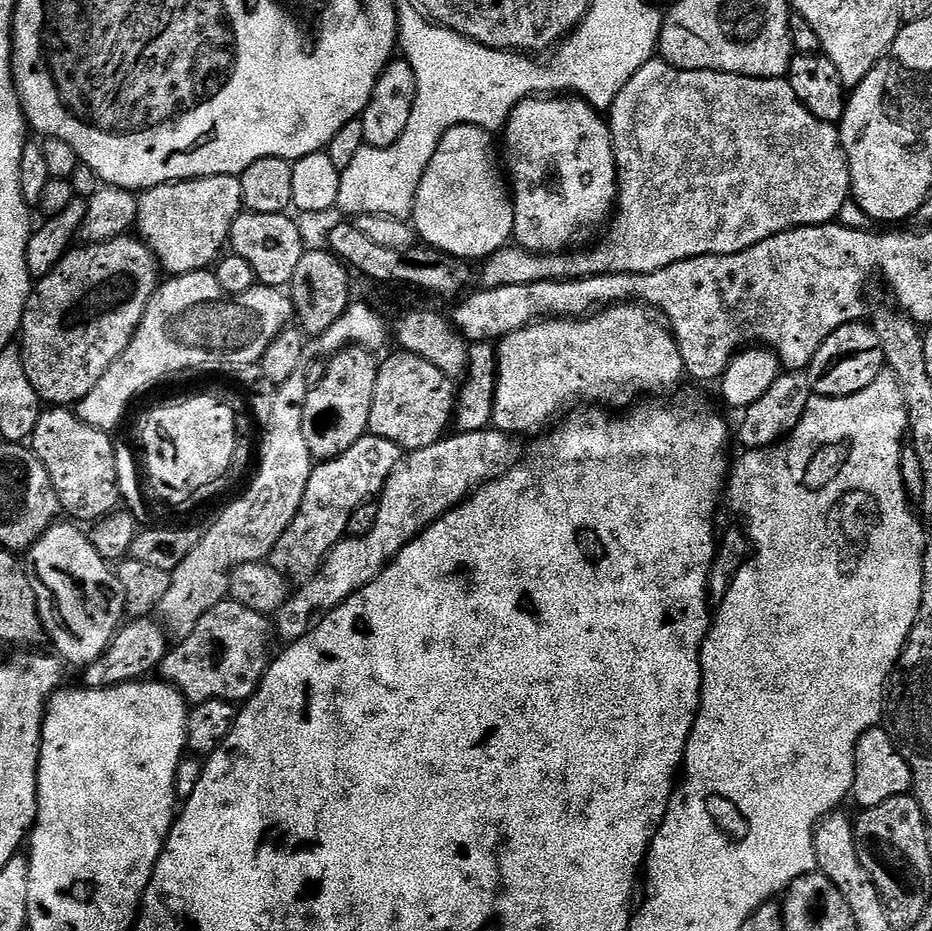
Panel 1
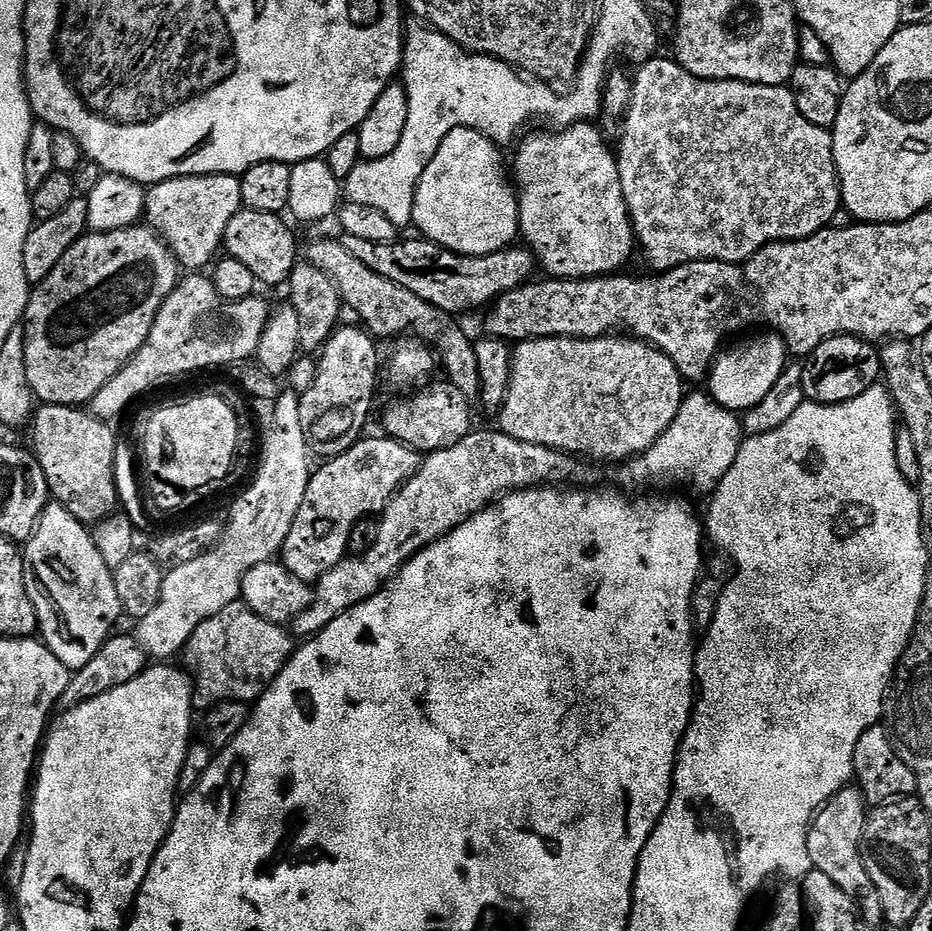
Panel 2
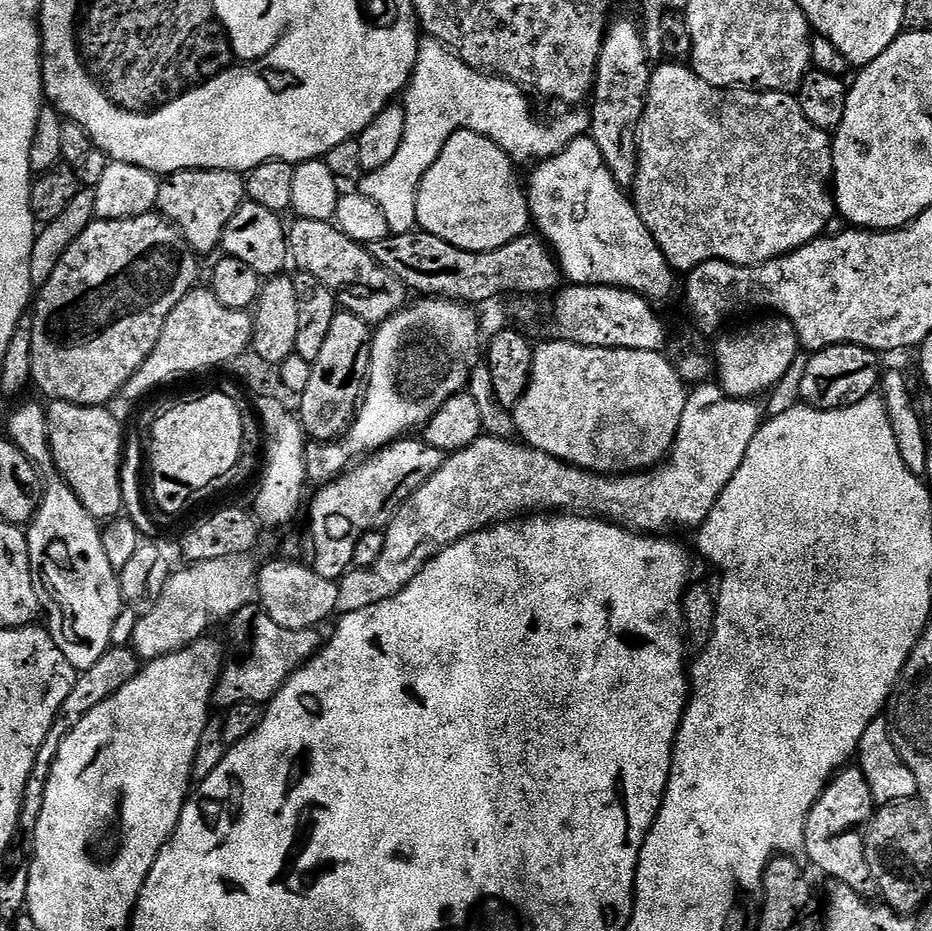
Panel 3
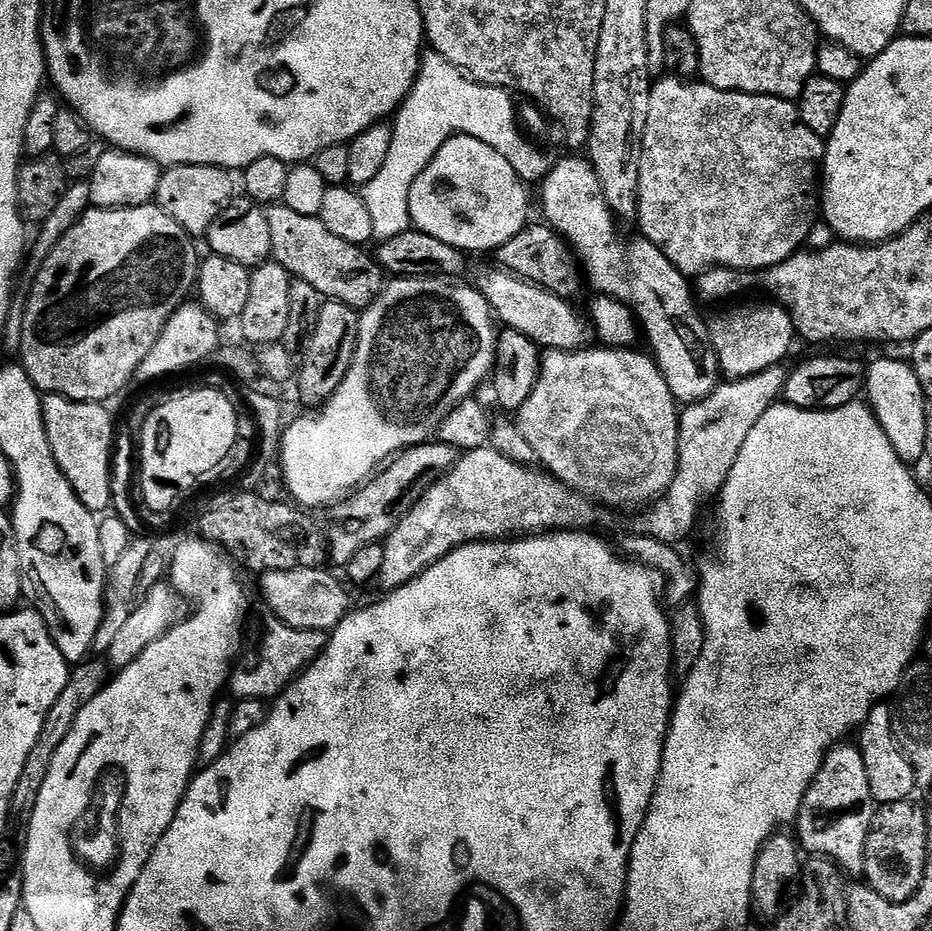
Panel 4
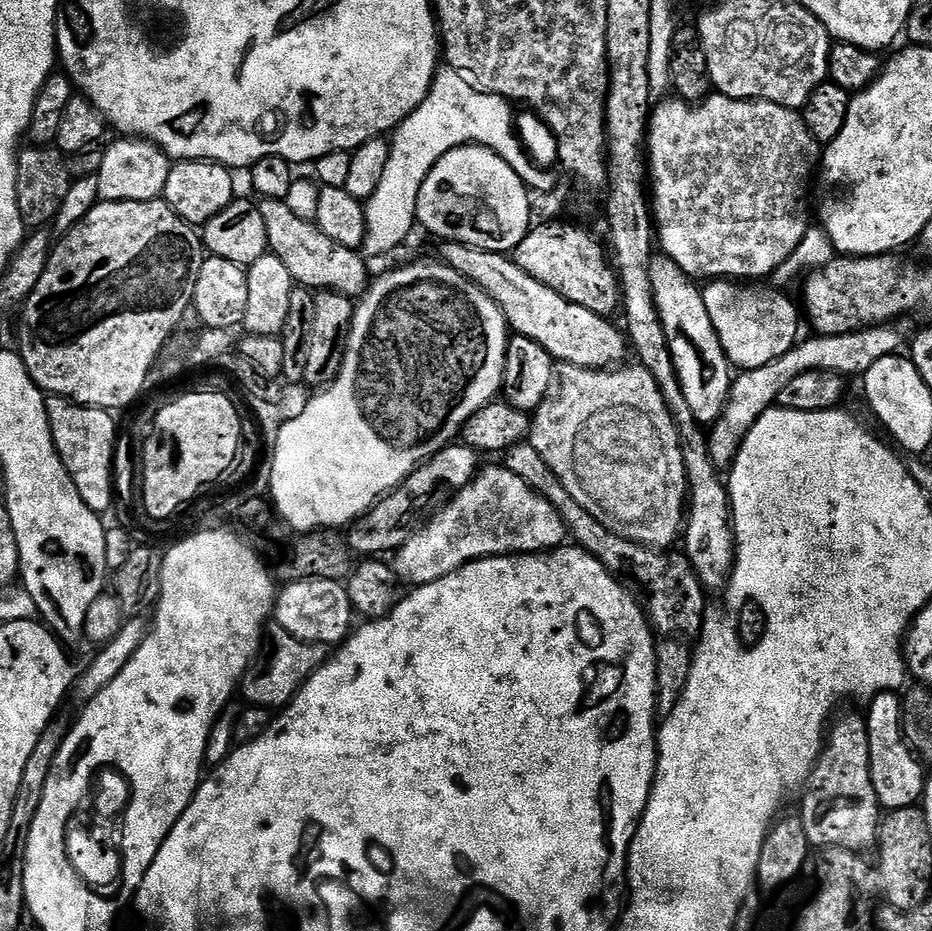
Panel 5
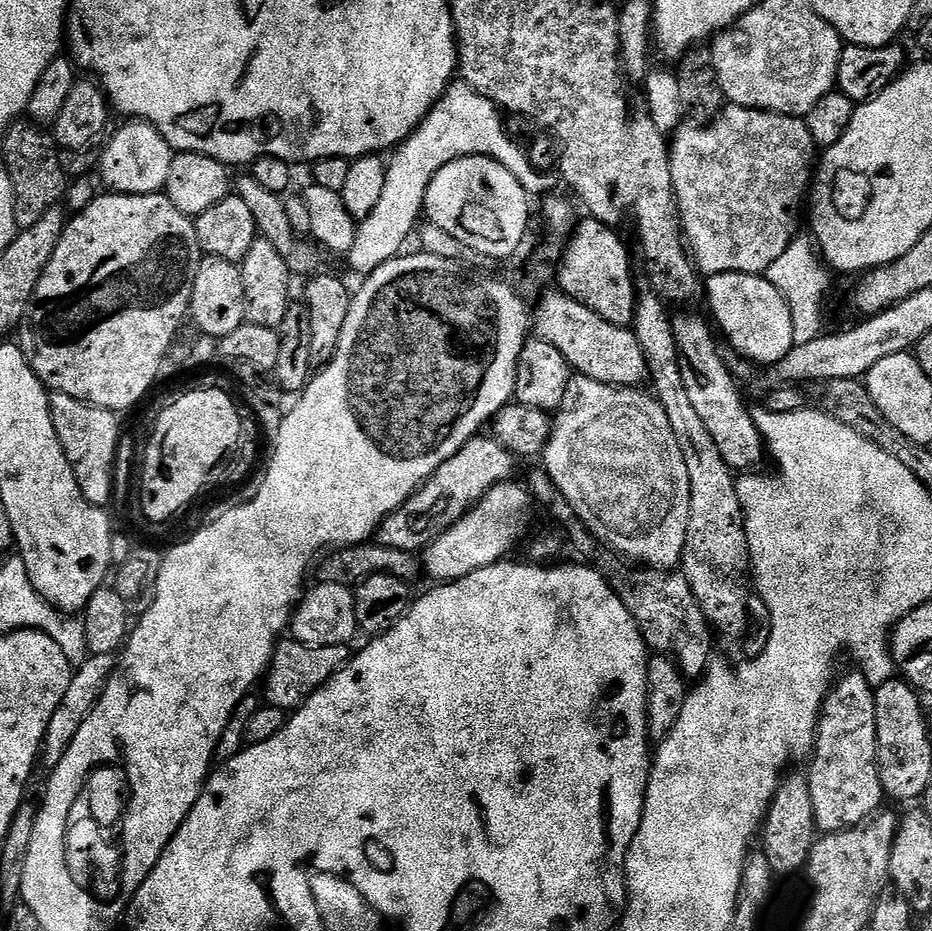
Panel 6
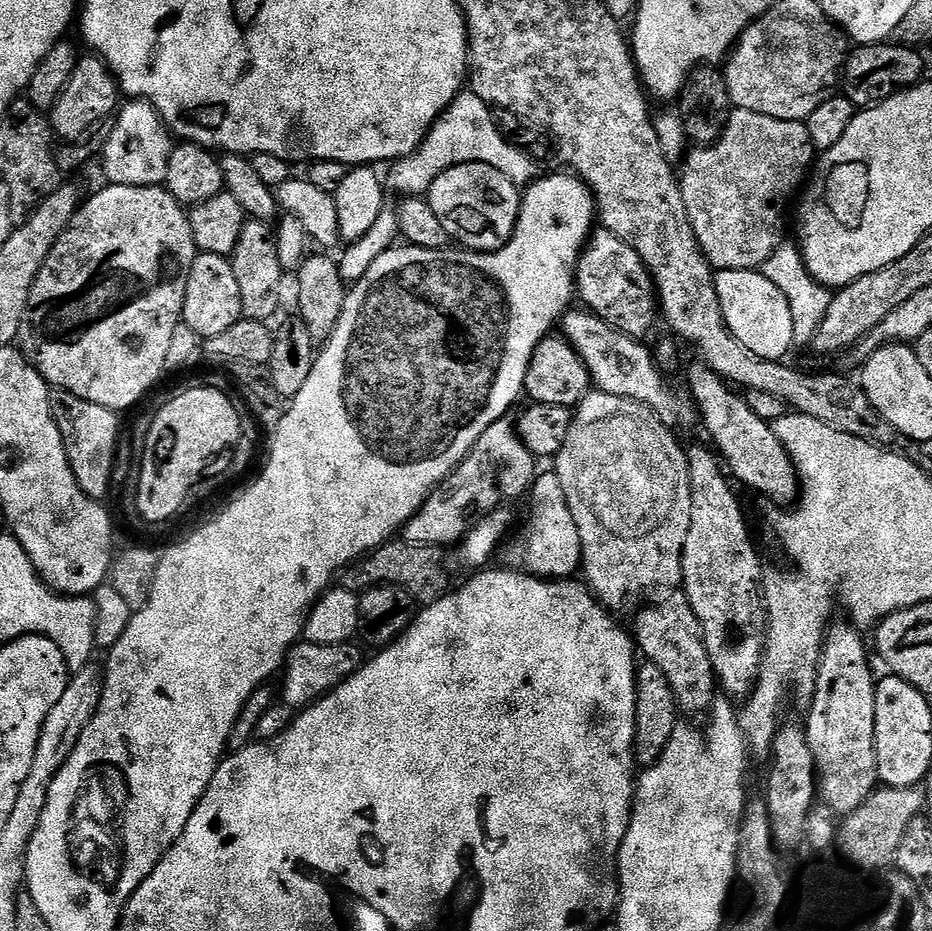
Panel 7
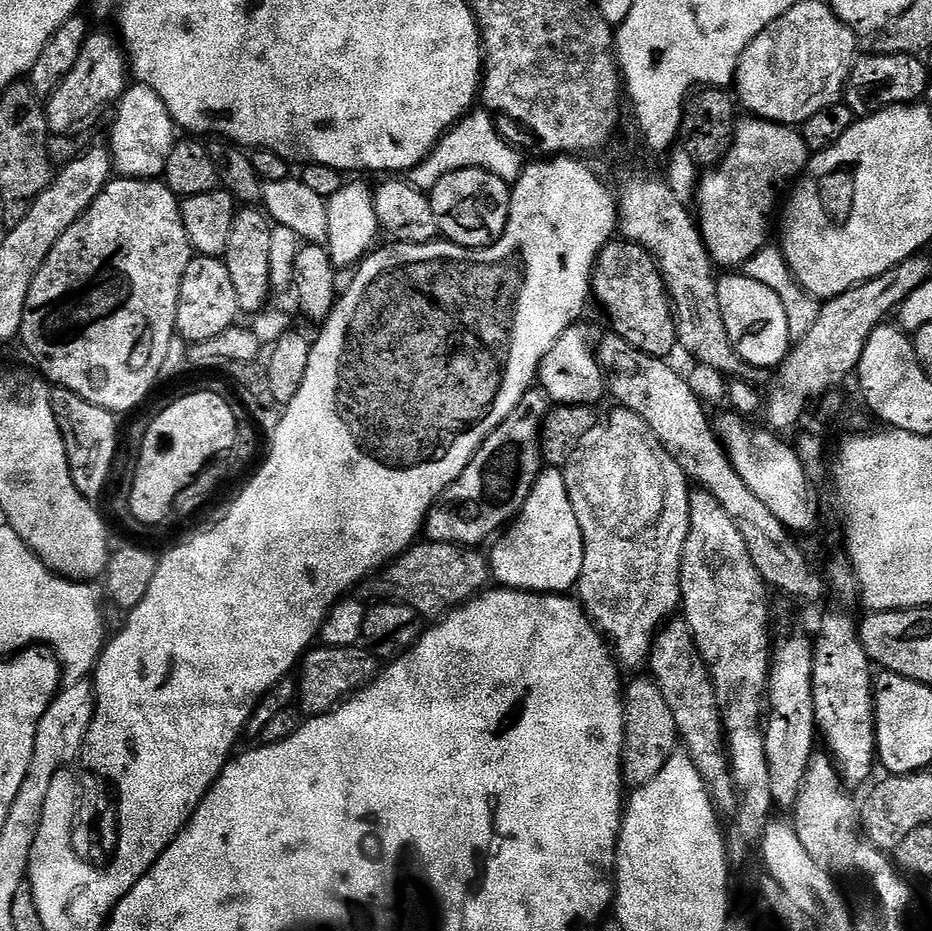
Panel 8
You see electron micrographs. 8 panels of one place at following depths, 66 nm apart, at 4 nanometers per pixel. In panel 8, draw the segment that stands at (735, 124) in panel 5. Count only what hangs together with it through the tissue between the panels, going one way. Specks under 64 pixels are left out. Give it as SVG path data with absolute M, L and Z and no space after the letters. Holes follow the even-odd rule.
M744 119L736 125L736 137L726 158L721 160L718 166L705 171L699 177L694 197L694 212L698 217L700 237L708 247L713 261L720 266L723 264L742 266L758 250L765 248L769 243L768 227L771 224L773 227L774 217L778 212L776 199L779 198L780 191L784 187L787 189L803 173L810 159L803 131L787 124L775 124L773 120Z

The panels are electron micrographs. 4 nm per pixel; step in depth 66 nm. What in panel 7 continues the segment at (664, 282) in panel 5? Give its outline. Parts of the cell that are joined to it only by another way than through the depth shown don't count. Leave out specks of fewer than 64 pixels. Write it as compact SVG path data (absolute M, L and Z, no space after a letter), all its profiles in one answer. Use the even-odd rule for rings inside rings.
M696 362L689 370L688 388L696 399L696 408L704 419L704 428L713 440L711 443L722 457L727 471L746 487L780 504L776 506L795 505L800 495L800 479L796 476L796 467L786 446L782 446L776 437L775 427L769 421L758 418L758 414L750 410L747 399L739 391L730 390L726 381L703 362Z

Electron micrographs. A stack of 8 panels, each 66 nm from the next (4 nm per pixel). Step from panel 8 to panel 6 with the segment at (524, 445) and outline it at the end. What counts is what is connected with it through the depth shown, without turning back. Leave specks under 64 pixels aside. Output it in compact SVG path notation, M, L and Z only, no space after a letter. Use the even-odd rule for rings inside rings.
M481 434L466 442L454 458L442 462L438 470L398 510L381 522L378 543L413 554L432 544L454 526L494 486L507 484L516 472L517 457L495 438Z

